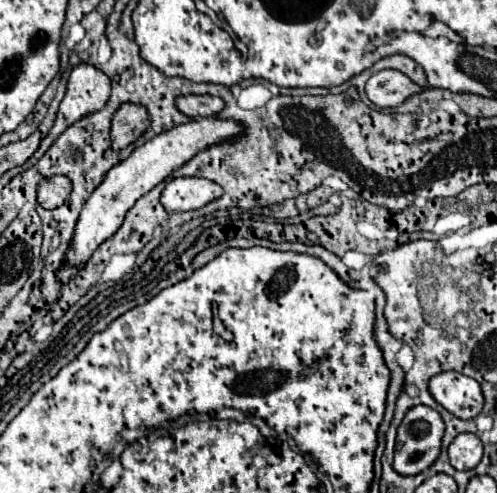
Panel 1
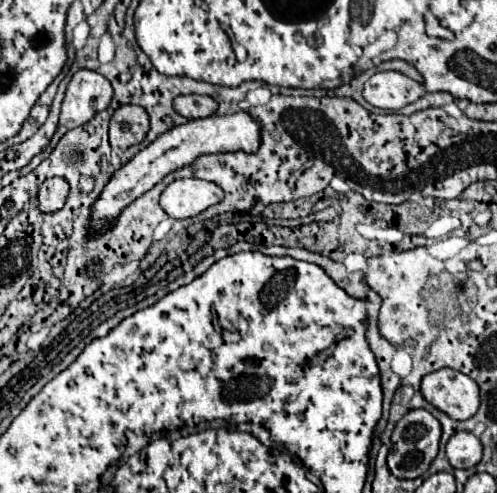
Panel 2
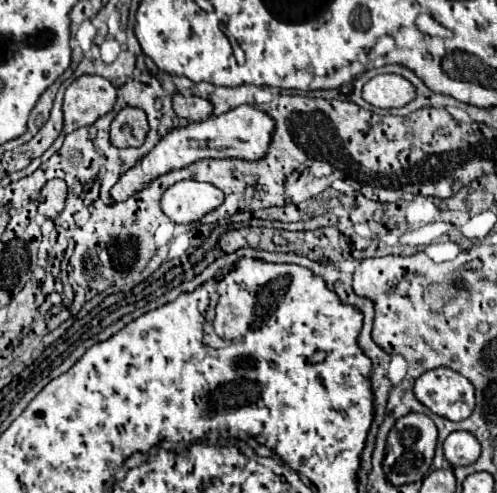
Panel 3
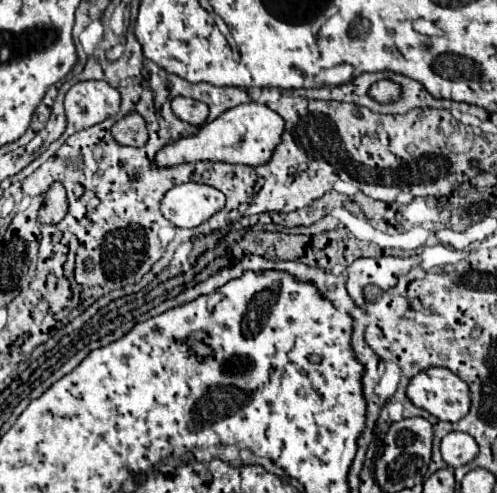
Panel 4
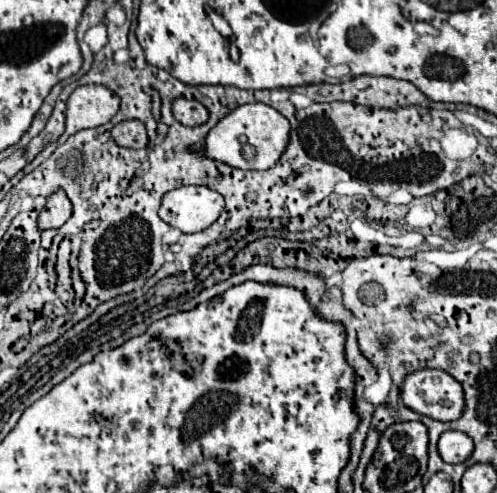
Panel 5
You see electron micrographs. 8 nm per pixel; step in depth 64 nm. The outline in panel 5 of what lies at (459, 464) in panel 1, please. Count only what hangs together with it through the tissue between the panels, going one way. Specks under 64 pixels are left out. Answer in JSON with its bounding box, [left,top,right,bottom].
[438,430,474,464]

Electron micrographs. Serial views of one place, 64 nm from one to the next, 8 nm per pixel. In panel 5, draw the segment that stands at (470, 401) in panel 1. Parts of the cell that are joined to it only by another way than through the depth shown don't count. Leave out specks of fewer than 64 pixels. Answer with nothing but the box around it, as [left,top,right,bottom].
[400,370,464,422]

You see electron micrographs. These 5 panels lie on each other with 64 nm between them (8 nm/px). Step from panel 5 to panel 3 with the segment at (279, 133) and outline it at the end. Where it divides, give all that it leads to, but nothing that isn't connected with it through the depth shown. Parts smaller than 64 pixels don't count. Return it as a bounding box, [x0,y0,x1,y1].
[112,104,276,200]

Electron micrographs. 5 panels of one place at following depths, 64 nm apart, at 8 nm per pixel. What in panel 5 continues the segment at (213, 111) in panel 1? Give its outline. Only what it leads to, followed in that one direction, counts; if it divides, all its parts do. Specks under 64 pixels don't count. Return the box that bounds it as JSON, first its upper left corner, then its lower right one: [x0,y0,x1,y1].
[172,98,208,126]

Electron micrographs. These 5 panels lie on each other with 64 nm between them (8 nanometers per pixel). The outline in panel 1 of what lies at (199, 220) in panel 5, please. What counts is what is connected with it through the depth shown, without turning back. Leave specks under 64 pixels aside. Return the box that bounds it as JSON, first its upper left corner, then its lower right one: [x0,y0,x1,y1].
[160,178,224,212]

